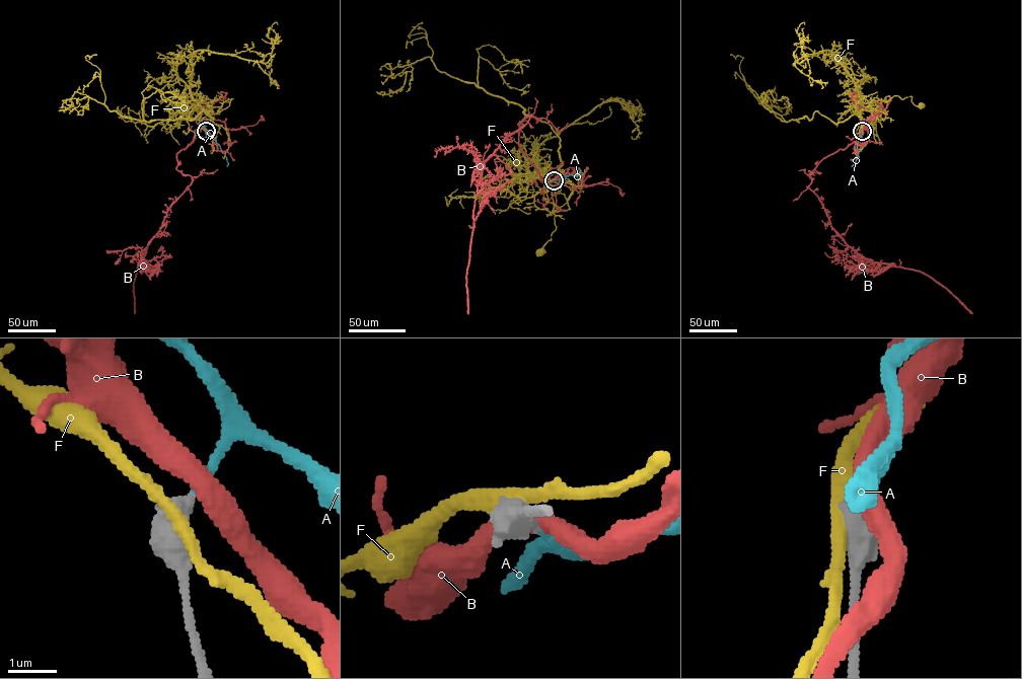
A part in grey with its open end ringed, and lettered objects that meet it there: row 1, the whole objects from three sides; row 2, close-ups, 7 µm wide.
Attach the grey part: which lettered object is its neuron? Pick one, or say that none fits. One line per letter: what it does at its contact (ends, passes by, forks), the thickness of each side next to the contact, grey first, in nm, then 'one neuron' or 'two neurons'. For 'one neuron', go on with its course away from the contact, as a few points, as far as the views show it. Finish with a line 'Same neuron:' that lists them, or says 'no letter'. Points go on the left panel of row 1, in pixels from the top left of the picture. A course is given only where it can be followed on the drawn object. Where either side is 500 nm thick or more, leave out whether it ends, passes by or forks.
A: calibres 600 and 140 nm; one neuron; course (206, 131), (224, 152), (226, 166)
B: calibres 600 and 440 nm; two neurons
F: calibres 750 and 280 nm; two neurons
Same neuron: A

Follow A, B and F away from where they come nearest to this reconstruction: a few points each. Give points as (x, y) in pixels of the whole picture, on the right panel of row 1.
A: (862, 131), (857, 145), (858, 157), (851, 166)
B: (862, 131), (857, 140), (808, 174), (809, 187), (830, 227), (865, 257), (928, 275), (972, 314)
F: (861, 132), (858, 102), (888, 100), (897, 95), (902, 99), (910, 96), (915, 104), (922, 105)

